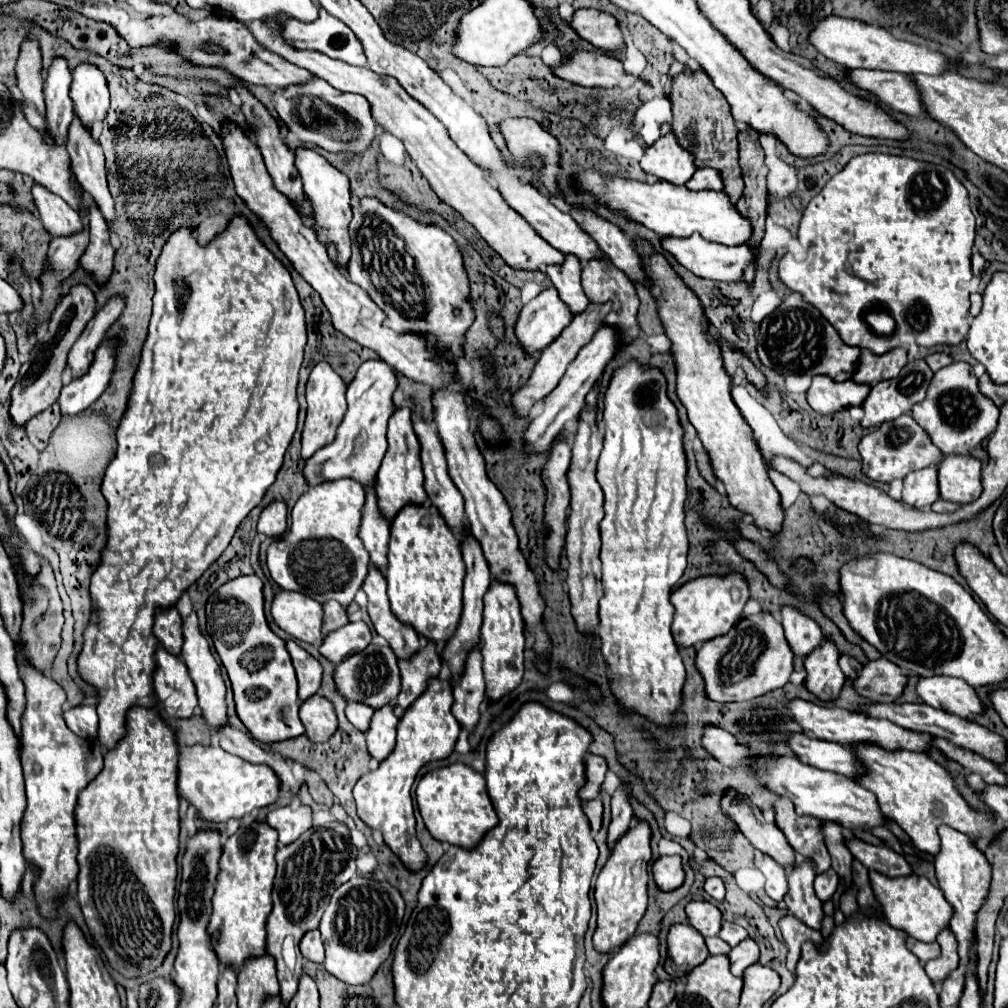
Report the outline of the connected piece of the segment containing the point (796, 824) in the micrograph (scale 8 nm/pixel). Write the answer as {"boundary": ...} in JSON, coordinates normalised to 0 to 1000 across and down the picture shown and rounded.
{"boundary":[[[772,793],[768,797],[768,805],[770,805],[770,818],[780,828],[788,844],[808,856],[810,868],[821,864],[823,848],[817,838],[817,828],[813,824],[817,814],[802,809],[792,809],[784,793]]]}

